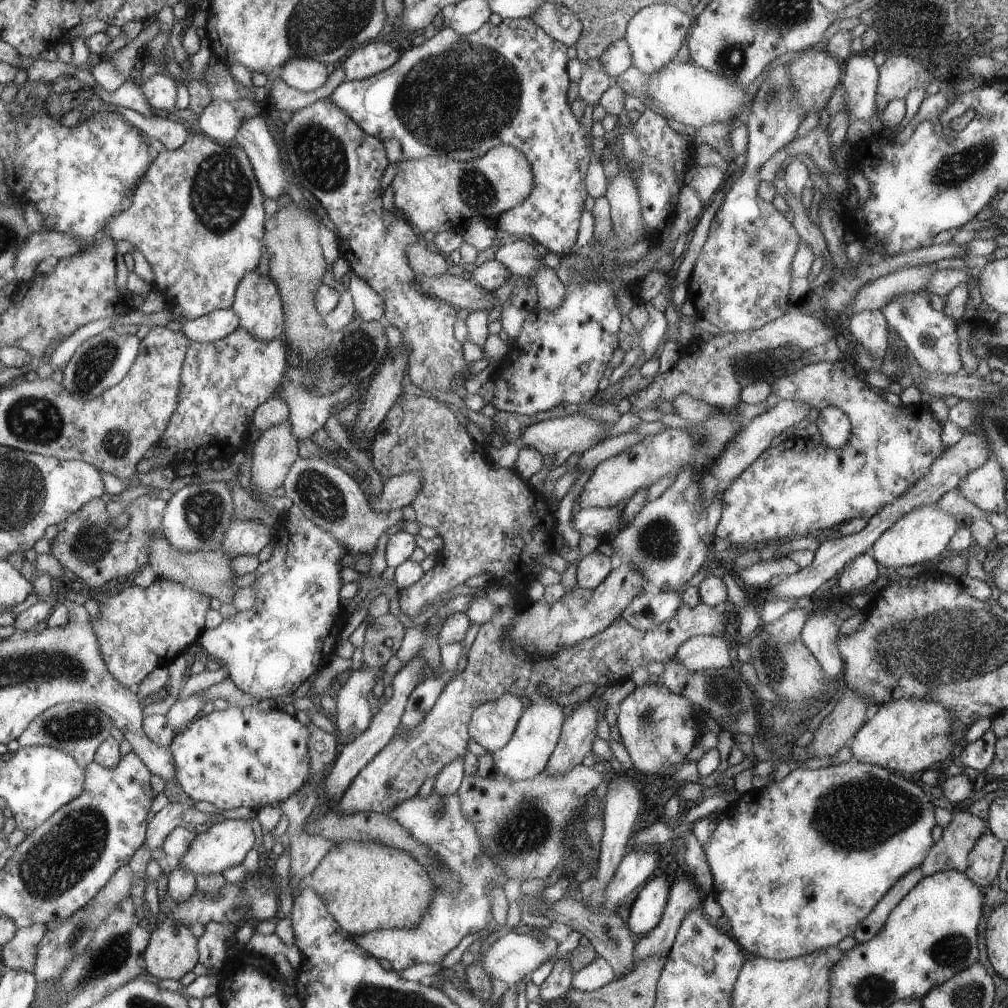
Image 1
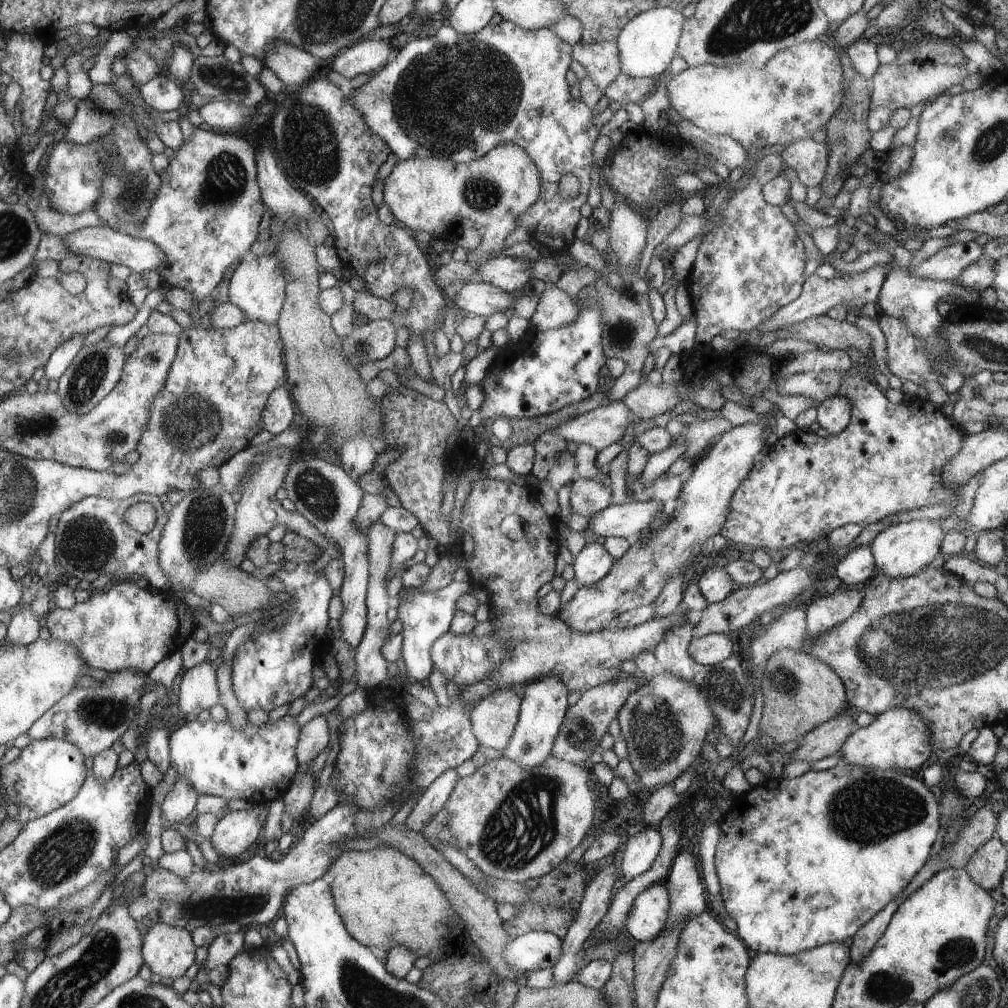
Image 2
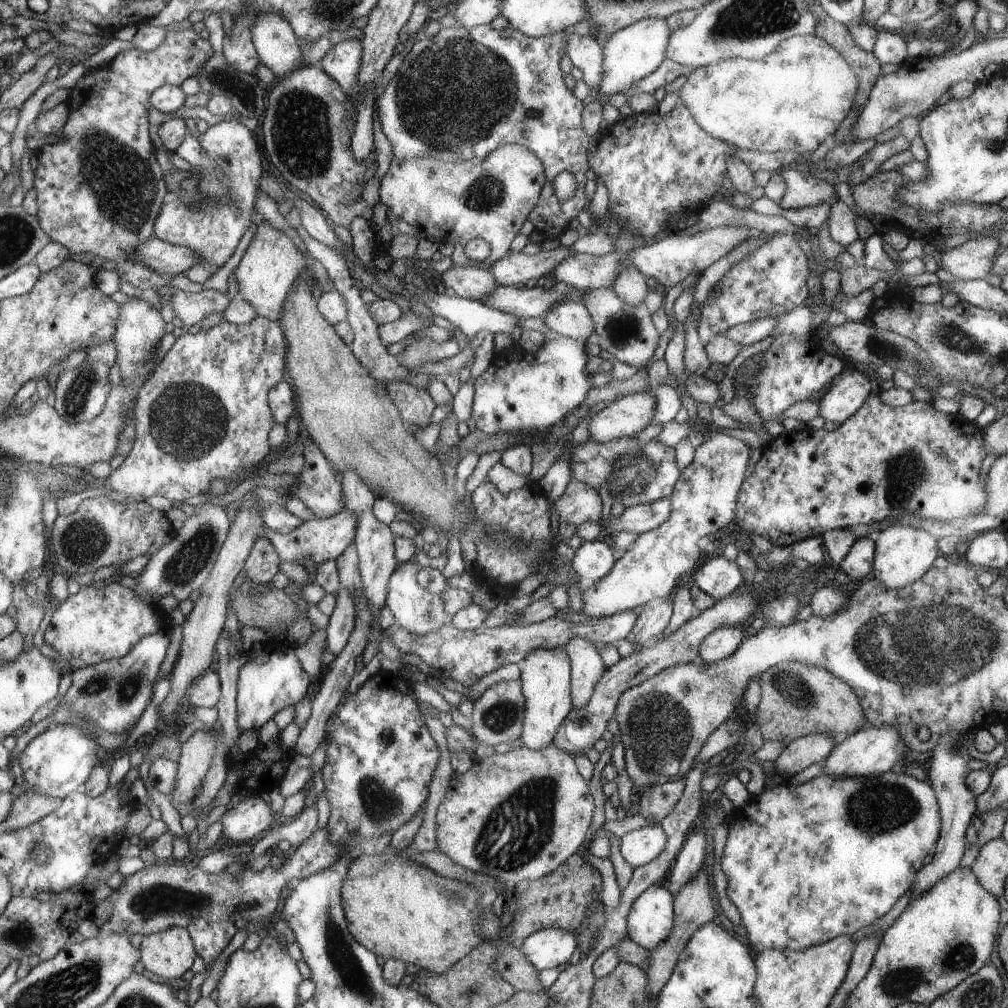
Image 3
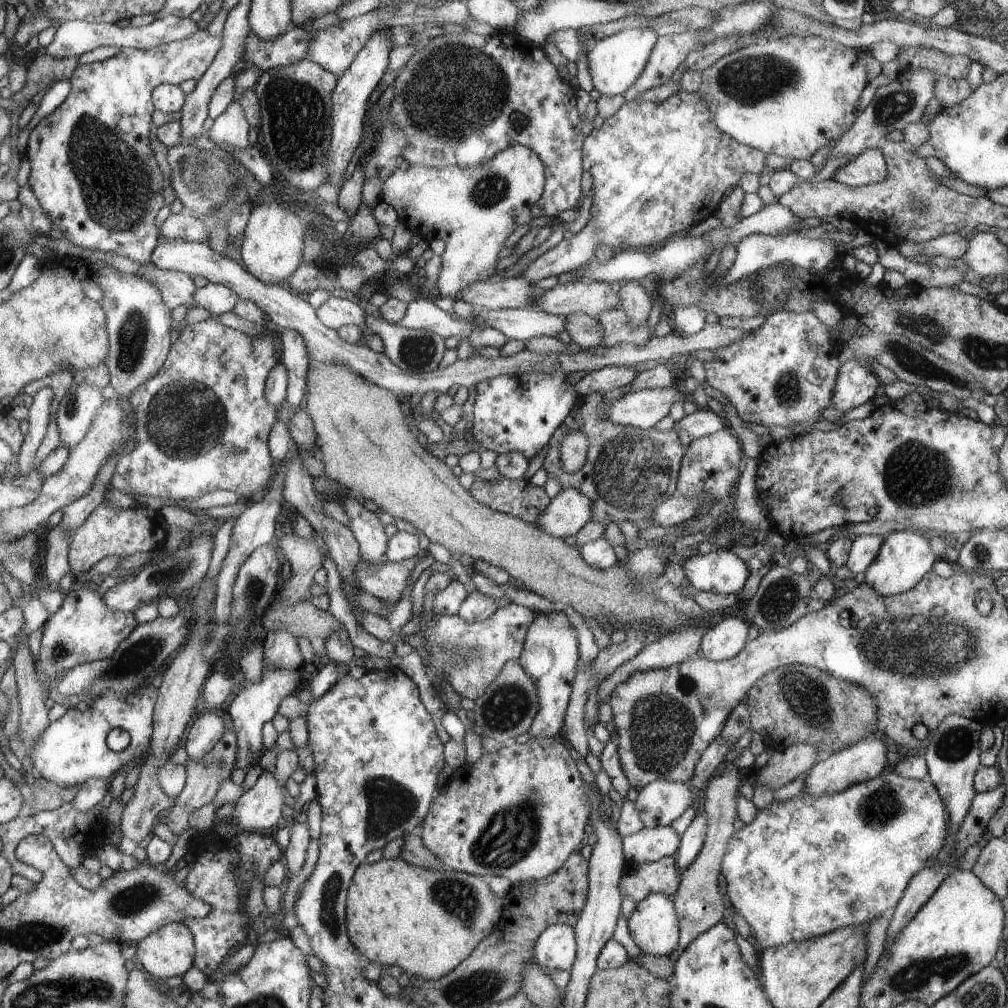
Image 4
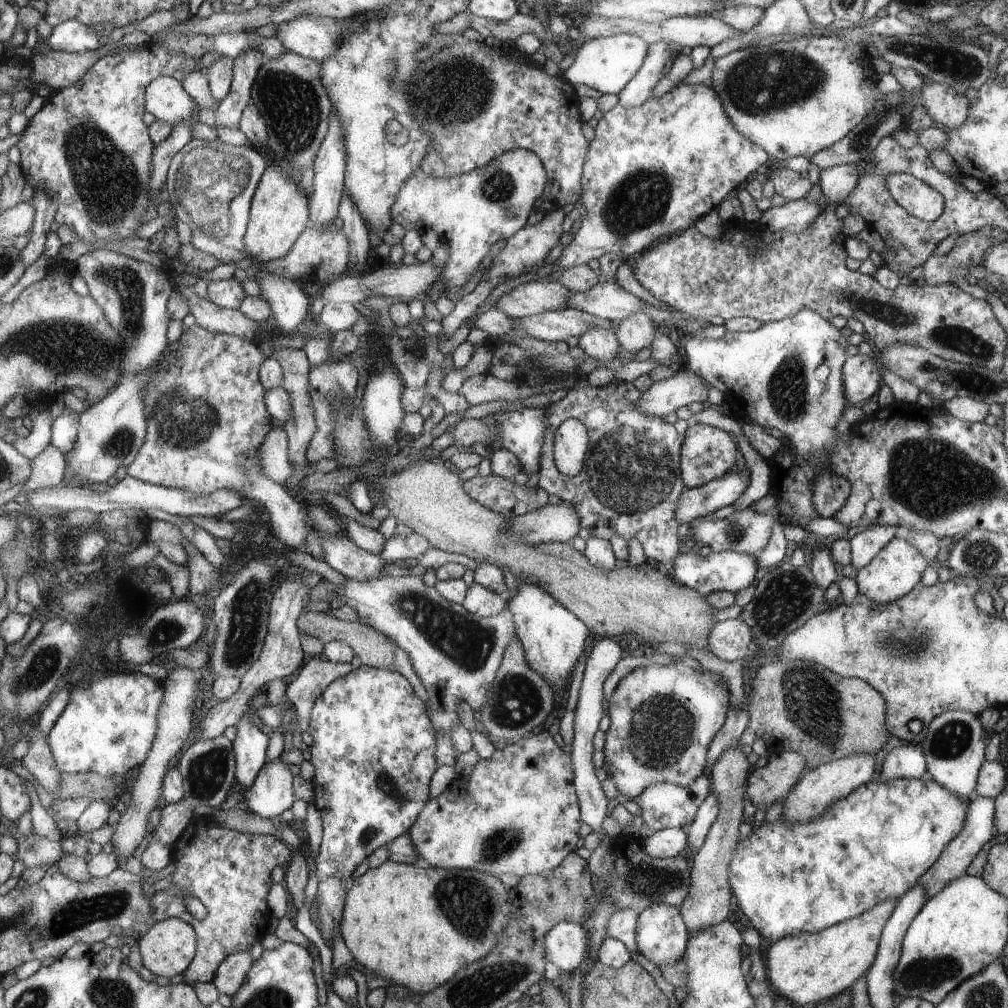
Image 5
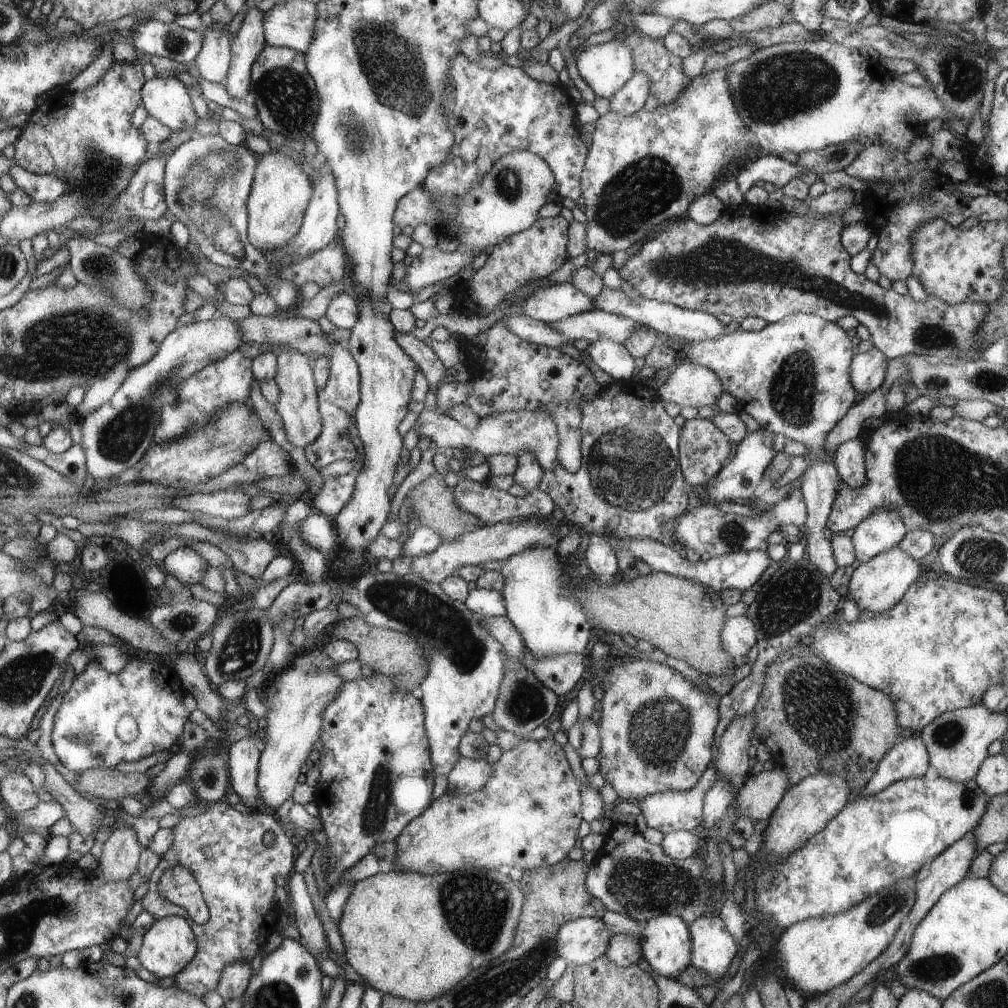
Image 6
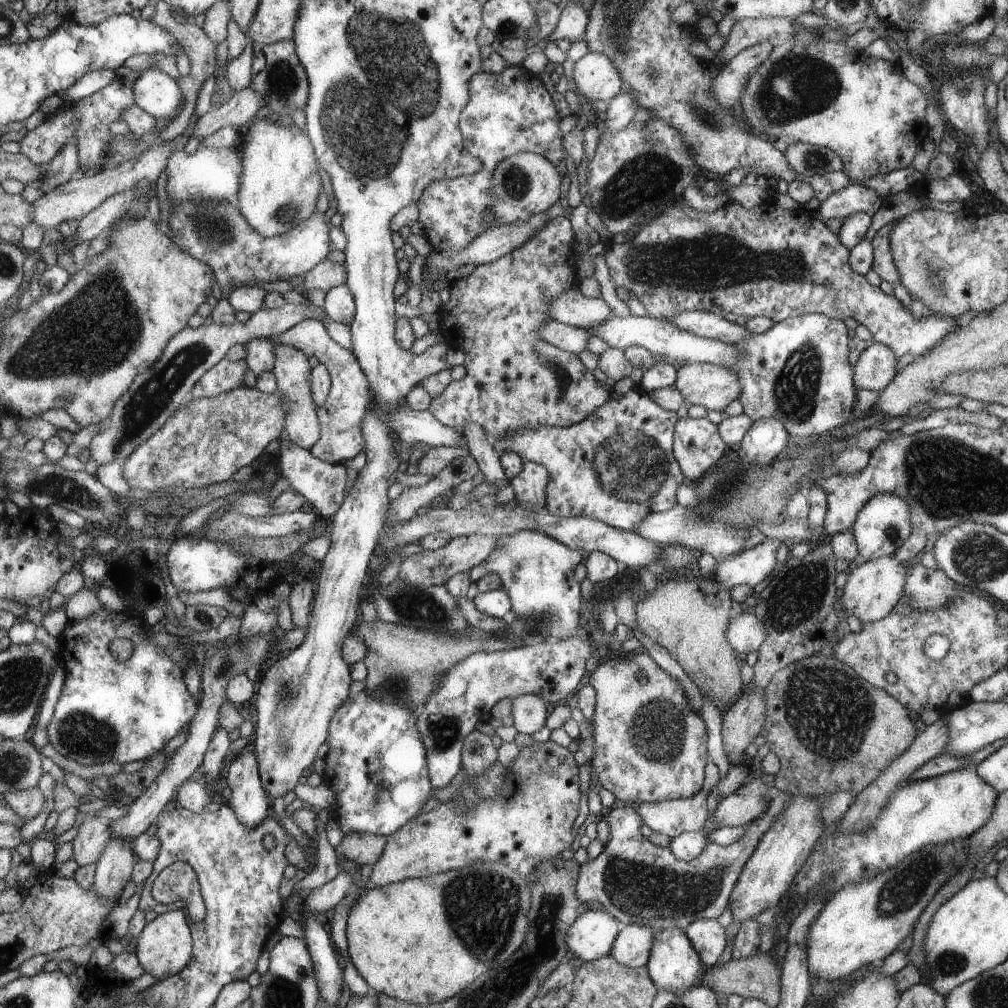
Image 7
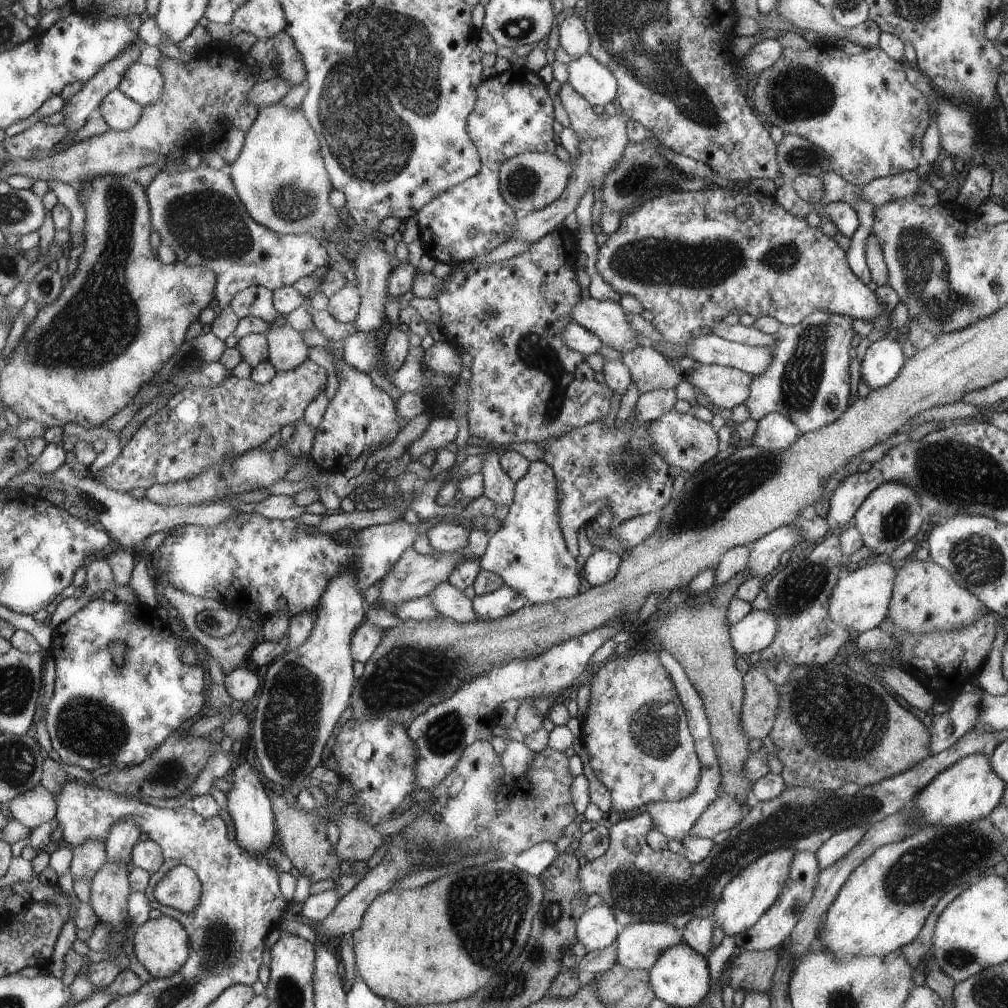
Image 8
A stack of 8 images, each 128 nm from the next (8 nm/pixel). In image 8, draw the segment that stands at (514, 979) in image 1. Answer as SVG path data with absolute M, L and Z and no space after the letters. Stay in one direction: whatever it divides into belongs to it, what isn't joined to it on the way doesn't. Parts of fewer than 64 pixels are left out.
M602 902L581 916L577 924L577 936L587 952L590 952L612 944L620 934L620 929L614 908Z

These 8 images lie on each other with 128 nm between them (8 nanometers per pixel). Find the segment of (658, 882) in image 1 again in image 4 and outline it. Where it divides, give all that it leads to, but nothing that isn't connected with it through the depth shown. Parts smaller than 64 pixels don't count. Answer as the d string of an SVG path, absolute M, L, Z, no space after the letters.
M658 893L641 900L627 923L642 954L668 957L679 947L680 916L673 898L665 894Z

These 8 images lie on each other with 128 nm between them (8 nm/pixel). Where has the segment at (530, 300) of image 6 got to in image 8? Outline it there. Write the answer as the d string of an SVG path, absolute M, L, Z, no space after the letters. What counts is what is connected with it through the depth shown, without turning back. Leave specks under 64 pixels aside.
M583 296L582 300L574 305L571 317L572 322L587 328L600 338L603 344L622 354L640 347L637 331L632 328L627 312L620 302L612 299L597 301L591 296Z

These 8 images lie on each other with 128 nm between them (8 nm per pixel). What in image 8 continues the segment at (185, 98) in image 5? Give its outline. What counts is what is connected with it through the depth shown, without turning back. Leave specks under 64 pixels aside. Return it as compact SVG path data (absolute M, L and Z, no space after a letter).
M132 63L117 89L142 106L155 103L163 95L164 79L158 67Z

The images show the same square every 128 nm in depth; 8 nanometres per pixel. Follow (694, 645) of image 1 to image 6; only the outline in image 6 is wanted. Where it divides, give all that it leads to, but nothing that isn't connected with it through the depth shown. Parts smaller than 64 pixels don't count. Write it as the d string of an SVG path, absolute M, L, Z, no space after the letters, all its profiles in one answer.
M744 616L728 618L722 628L721 641L730 656L744 656L757 644L757 630L753 621Z

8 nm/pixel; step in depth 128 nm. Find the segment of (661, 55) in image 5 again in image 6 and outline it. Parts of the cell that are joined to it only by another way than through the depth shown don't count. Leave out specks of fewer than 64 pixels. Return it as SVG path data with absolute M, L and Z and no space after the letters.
M635 73L633 79L617 95L612 96L610 109L618 112L620 116L630 116L643 109L649 96L650 78L648 78L648 74Z

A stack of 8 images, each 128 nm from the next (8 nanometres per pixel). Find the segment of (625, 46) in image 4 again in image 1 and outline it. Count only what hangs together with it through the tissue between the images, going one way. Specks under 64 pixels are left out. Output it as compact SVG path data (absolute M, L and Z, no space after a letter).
M652 4L645 7L642 11L630 20L628 31L625 34L625 40L630 50L632 50L632 65L646 75L664 64L669 64L675 60L678 50L682 48L684 34L688 34L692 26L691 14L684 14L676 6L670 4Z

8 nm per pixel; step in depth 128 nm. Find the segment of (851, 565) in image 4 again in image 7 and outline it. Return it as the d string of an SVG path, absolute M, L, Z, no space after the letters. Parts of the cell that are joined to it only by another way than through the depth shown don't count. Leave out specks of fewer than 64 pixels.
M878 494L862 508L861 512L858 512L857 522L851 531L859 554L866 560L893 556L913 531L912 524L910 524L910 508L896 494Z

